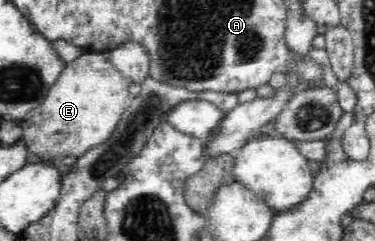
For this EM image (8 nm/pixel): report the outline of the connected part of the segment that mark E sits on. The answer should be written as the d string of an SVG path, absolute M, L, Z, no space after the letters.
M109 52L83 53L64 67L56 82L49 88L44 102L19 121L22 128L22 139L28 152L39 157L65 158L83 156L93 146L105 142L113 134L121 121L127 102L131 98L127 87L130 83L111 63Z

